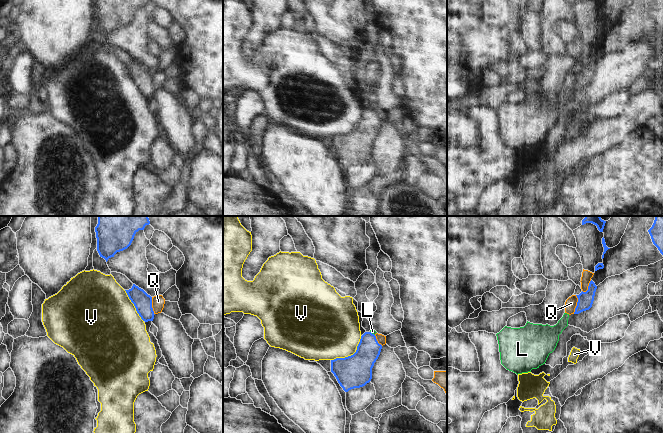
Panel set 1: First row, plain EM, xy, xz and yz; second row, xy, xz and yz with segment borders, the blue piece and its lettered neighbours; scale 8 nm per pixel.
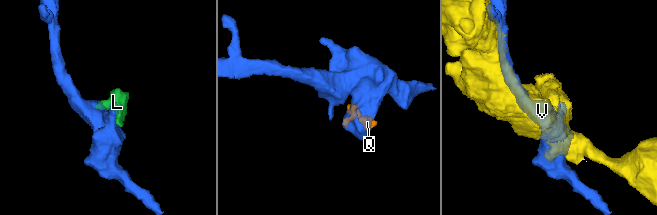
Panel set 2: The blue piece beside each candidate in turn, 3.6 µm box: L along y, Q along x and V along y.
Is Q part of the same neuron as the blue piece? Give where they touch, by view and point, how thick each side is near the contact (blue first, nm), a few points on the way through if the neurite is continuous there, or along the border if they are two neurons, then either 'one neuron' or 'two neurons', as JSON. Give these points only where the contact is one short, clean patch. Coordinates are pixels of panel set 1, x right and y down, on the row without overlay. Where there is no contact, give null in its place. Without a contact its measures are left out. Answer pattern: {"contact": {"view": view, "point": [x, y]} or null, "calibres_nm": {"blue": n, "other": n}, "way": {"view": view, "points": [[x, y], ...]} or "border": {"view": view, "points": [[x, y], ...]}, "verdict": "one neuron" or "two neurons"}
{"contact": {"view": "yz", "point": [577, 80]}, "calibres_nm": {"blue": 130, "other": 90}, "border": {"view": "yz", "points": [[576, 71], [577, 78], [573, 89]]}, "verdict": "two neurons"}

